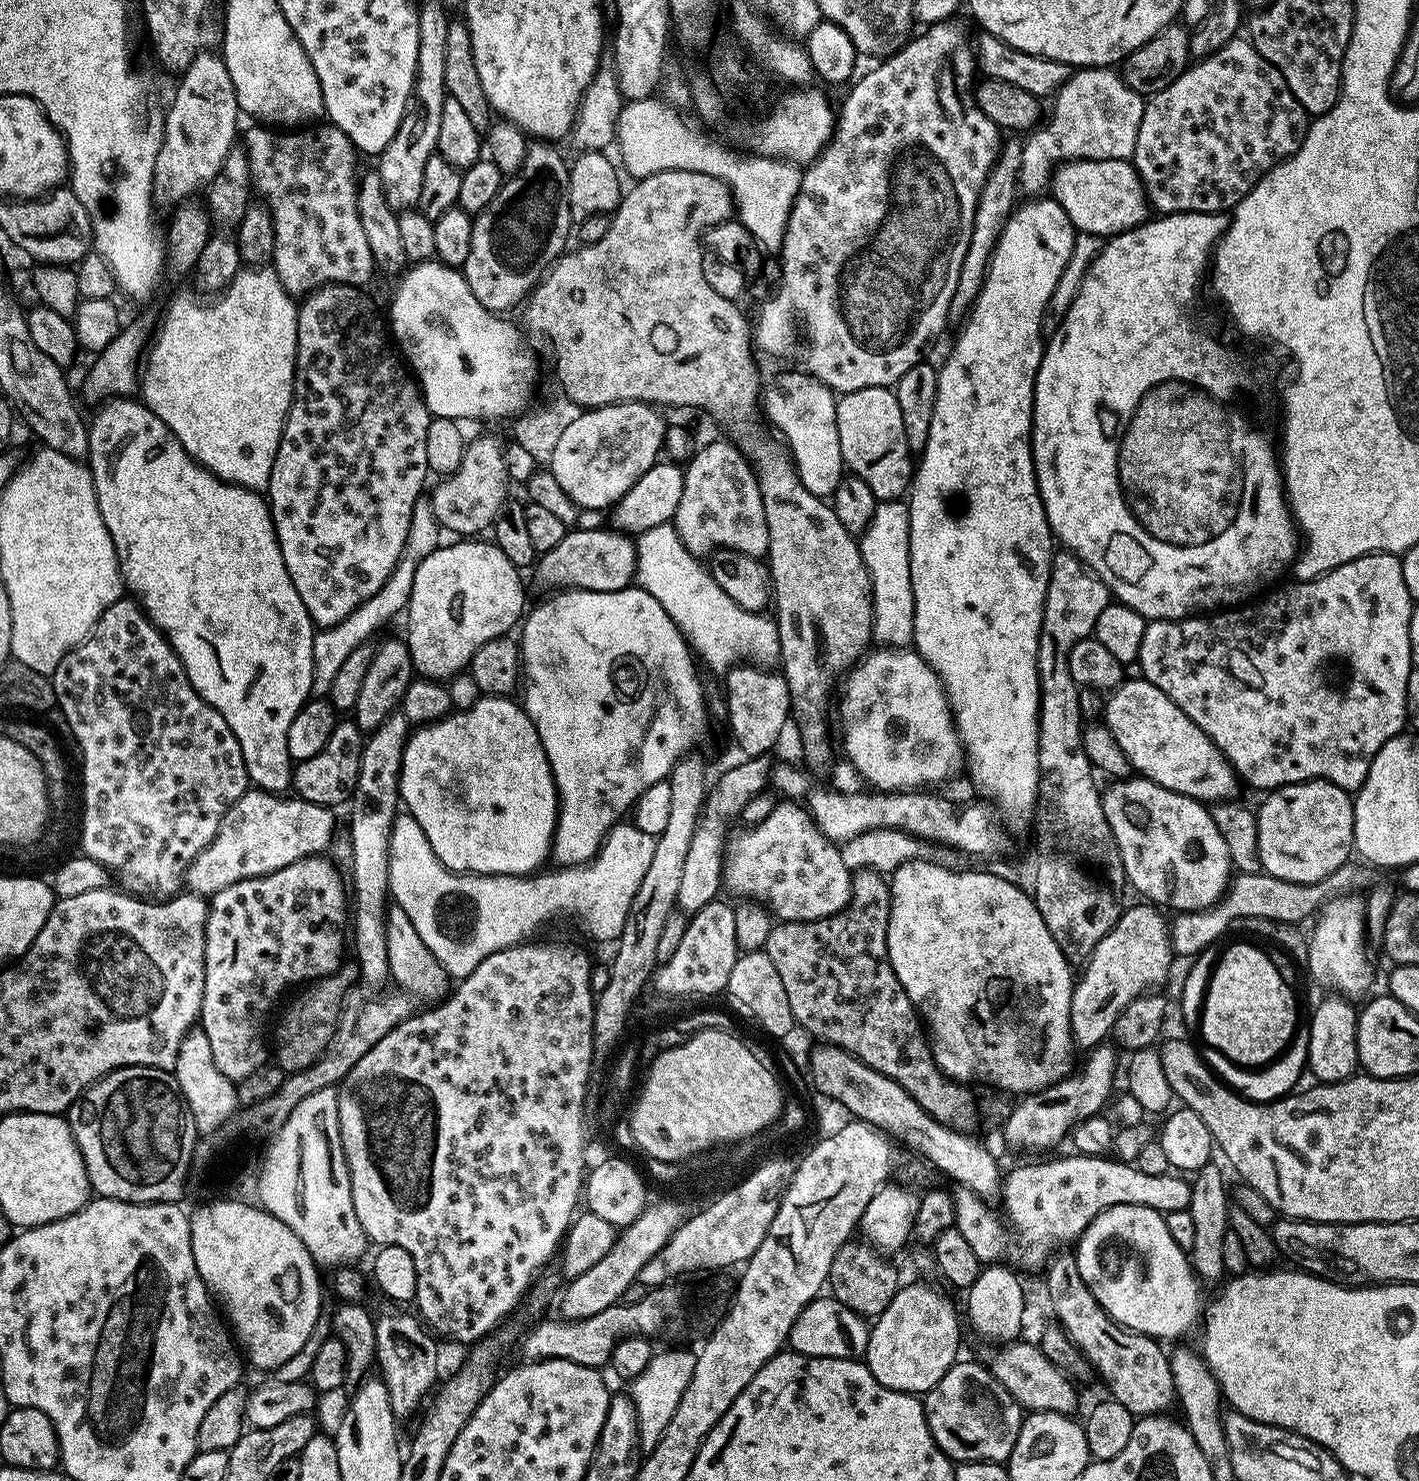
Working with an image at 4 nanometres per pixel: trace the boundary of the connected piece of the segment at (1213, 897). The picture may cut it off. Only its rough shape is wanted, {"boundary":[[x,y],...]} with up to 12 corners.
{"boundary":[[1128,776],[1101,793],[1125,881],[1210,908],[1232,878],[1199,800]]}

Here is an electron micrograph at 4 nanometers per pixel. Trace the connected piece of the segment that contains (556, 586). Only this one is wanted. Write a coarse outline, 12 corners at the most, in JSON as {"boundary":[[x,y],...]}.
{"boundary":[[565,531],[535,561],[548,590],[617,592],[636,575],[631,535]]}

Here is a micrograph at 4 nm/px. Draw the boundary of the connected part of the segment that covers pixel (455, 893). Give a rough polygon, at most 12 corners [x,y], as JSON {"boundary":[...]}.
{"boundary":[[407,812],[389,895],[449,977],[576,916],[619,940],[656,837],[631,822],[587,864],[449,872]]}

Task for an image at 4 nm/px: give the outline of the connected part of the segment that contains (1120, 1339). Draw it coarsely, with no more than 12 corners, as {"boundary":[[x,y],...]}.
{"boundary":[[1068,1250],[1044,1276],[1055,1323],[1133,1416],[1177,1403],[1169,1353],[1116,1324]]}

